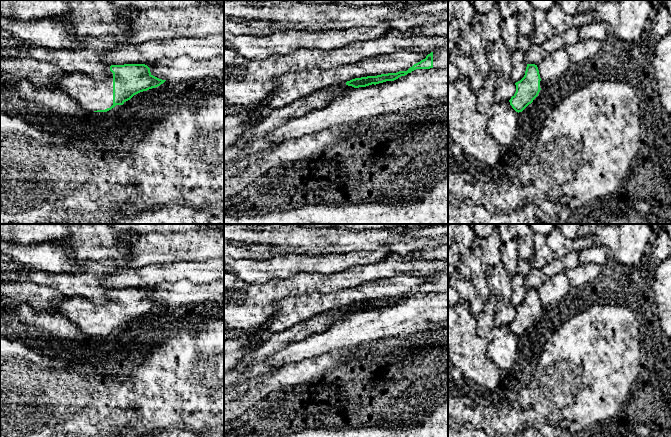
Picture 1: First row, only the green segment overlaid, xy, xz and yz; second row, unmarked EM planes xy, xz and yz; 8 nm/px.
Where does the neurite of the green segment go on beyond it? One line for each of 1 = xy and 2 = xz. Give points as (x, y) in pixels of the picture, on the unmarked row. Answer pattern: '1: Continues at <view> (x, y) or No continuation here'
1: Continues at xy (92, 318)
2: Continues at xz (440, 281)

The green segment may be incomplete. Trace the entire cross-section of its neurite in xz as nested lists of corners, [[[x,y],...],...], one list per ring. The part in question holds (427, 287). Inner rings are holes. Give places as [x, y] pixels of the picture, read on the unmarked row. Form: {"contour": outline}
{"contour": [[[438,273],[428,278],[425,283],[414,288],[407,295],[399,295],[397,297],[388,297],[377,300],[355,302],[350,305],[347,305],[346,309],[352,310],[354,312],[366,311],[372,308],[376,309],[386,305],[394,305],[399,301],[405,300],[416,293],[430,293],[430,292],[444,293],[446,291],[448,291],[448,273]]]}

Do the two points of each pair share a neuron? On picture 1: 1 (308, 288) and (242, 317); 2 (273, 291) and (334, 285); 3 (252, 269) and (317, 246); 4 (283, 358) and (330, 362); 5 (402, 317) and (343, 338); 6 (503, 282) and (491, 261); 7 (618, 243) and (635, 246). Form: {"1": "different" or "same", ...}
{"1": "same", "2": "same", "3": "different", "4": "different", "5": "same", "6": "different", "7": "same"}

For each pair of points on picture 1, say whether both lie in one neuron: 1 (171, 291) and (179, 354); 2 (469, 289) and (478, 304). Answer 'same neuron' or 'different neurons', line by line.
1: different neurons
2: same neuron

